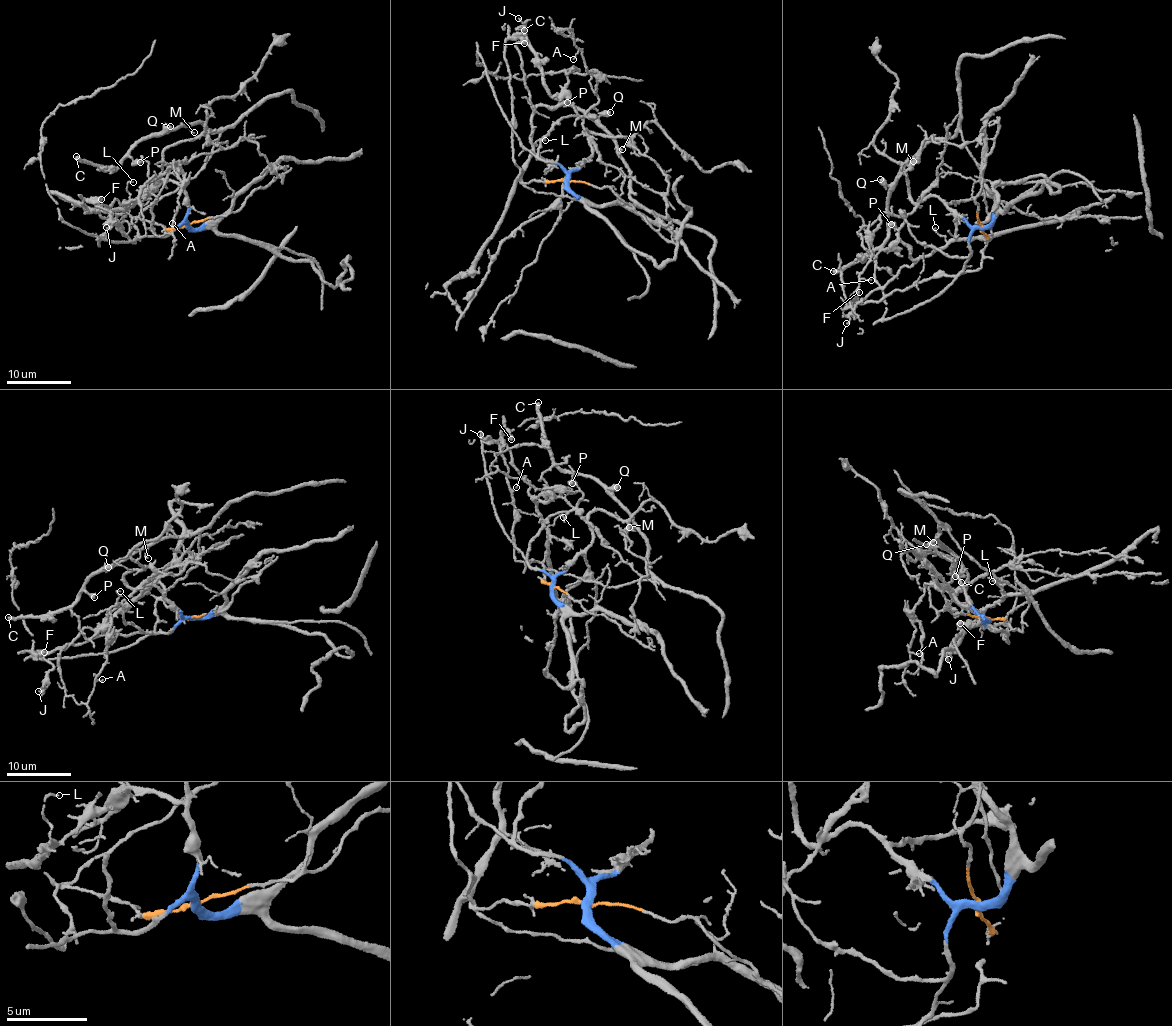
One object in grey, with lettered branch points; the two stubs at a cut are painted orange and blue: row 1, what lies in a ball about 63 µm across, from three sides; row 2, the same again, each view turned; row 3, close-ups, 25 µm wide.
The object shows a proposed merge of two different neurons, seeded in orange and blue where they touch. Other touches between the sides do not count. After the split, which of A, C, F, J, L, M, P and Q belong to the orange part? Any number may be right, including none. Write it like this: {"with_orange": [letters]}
{"with_orange": ["C", "F", "J", "L", "M", "P", "Q"]}

